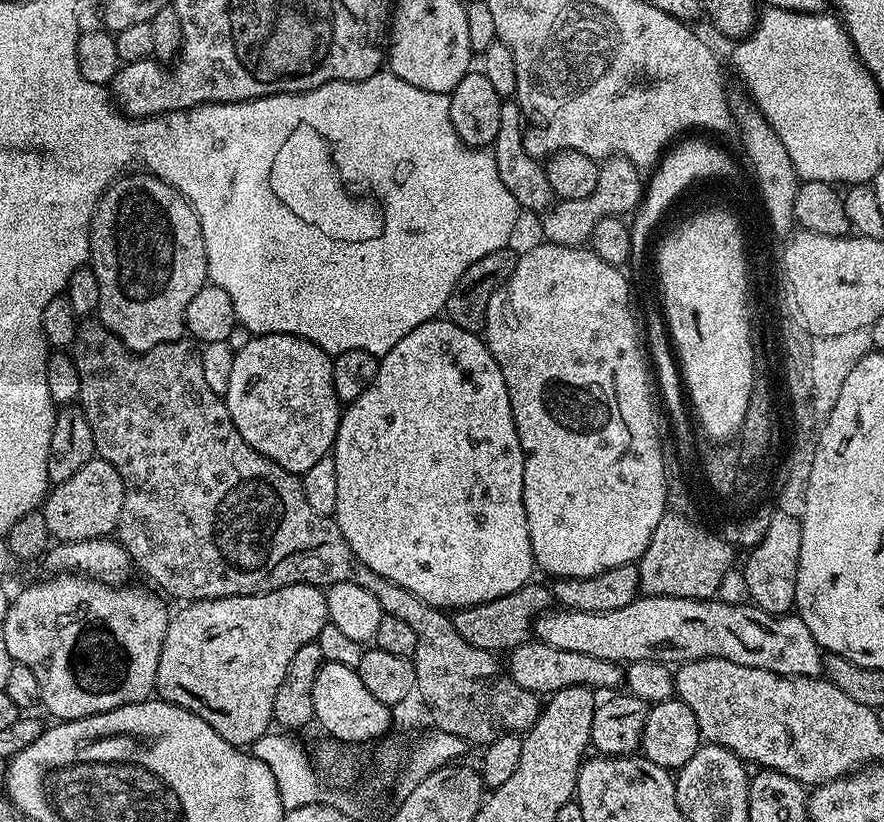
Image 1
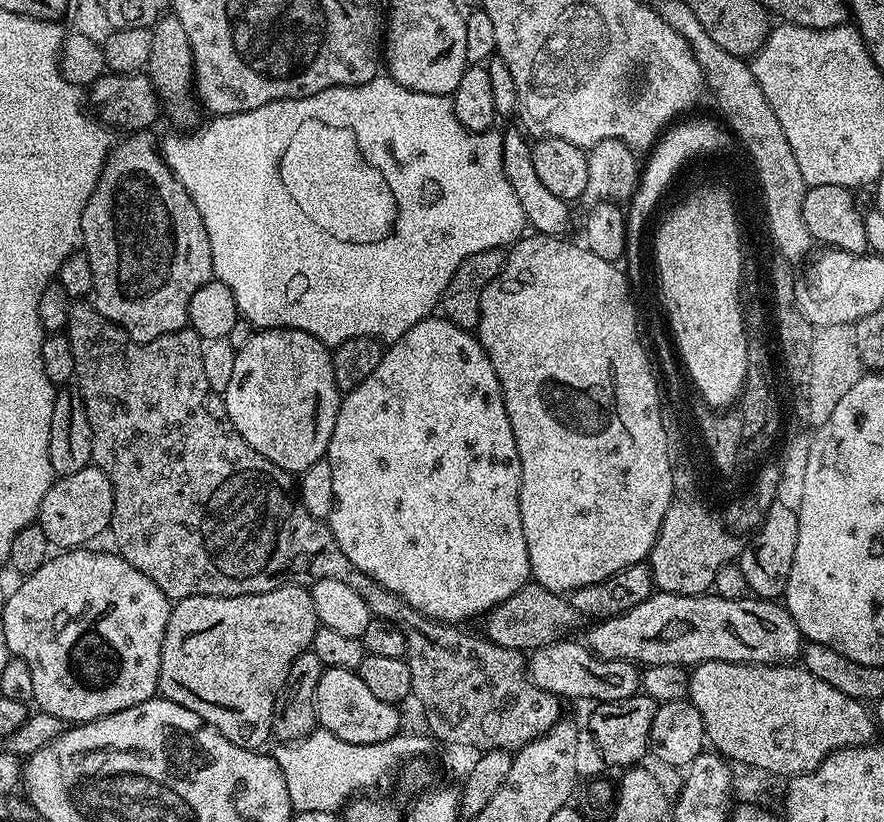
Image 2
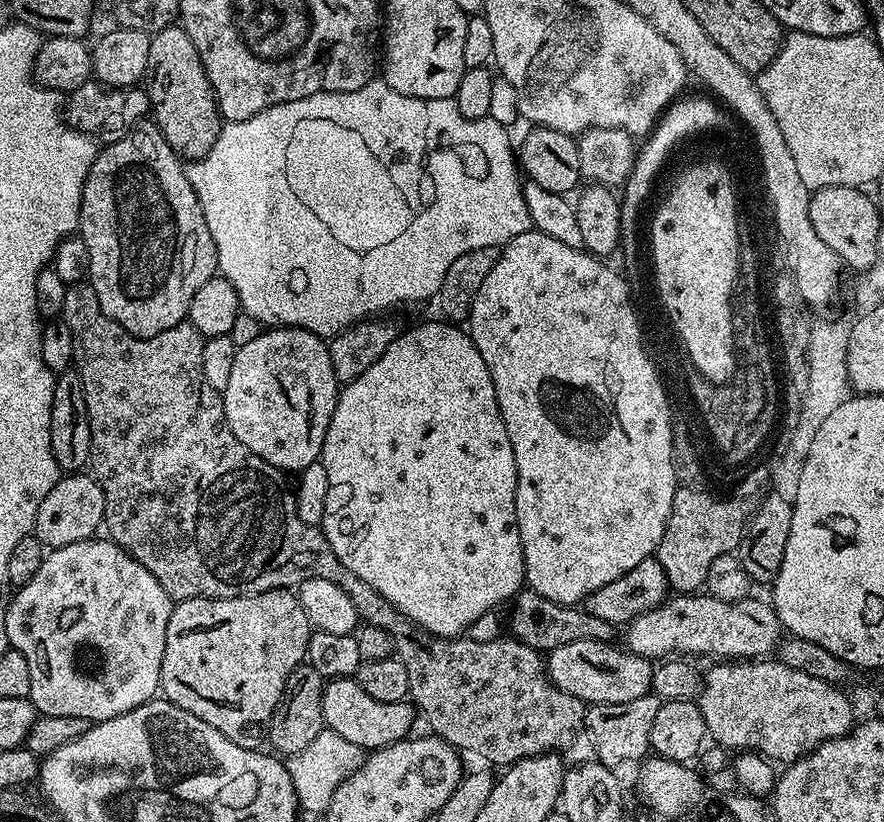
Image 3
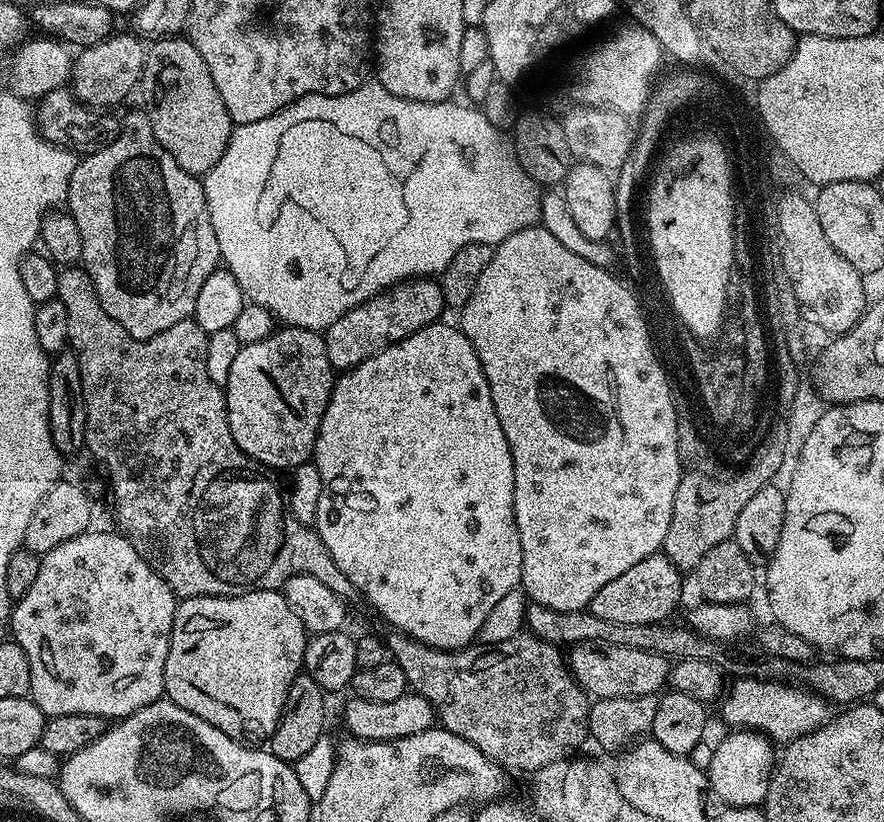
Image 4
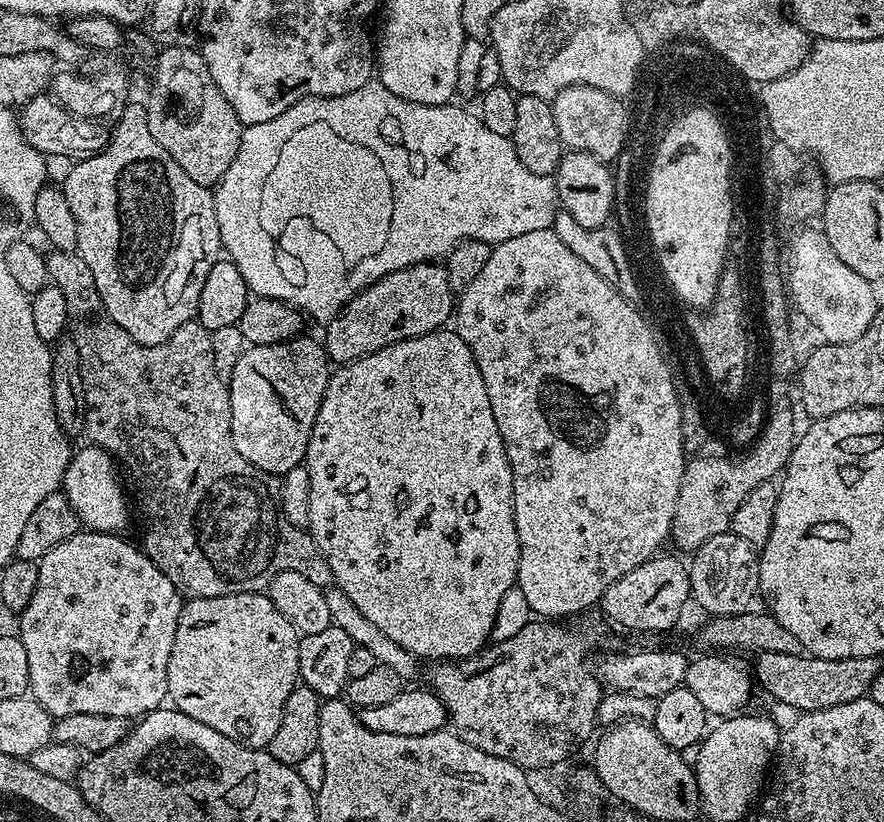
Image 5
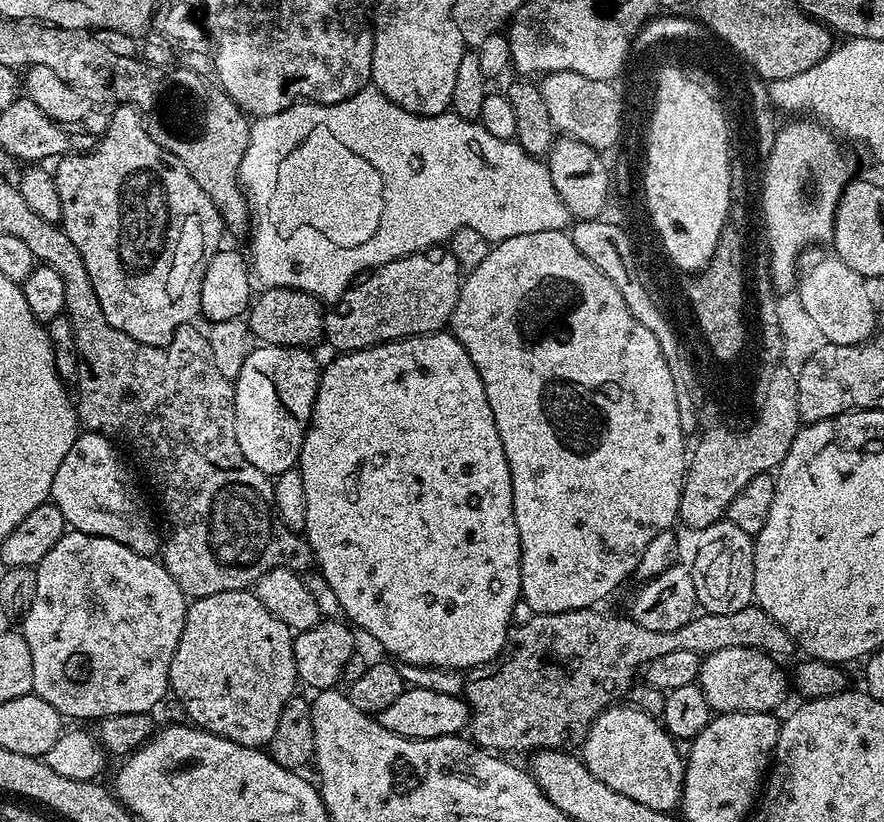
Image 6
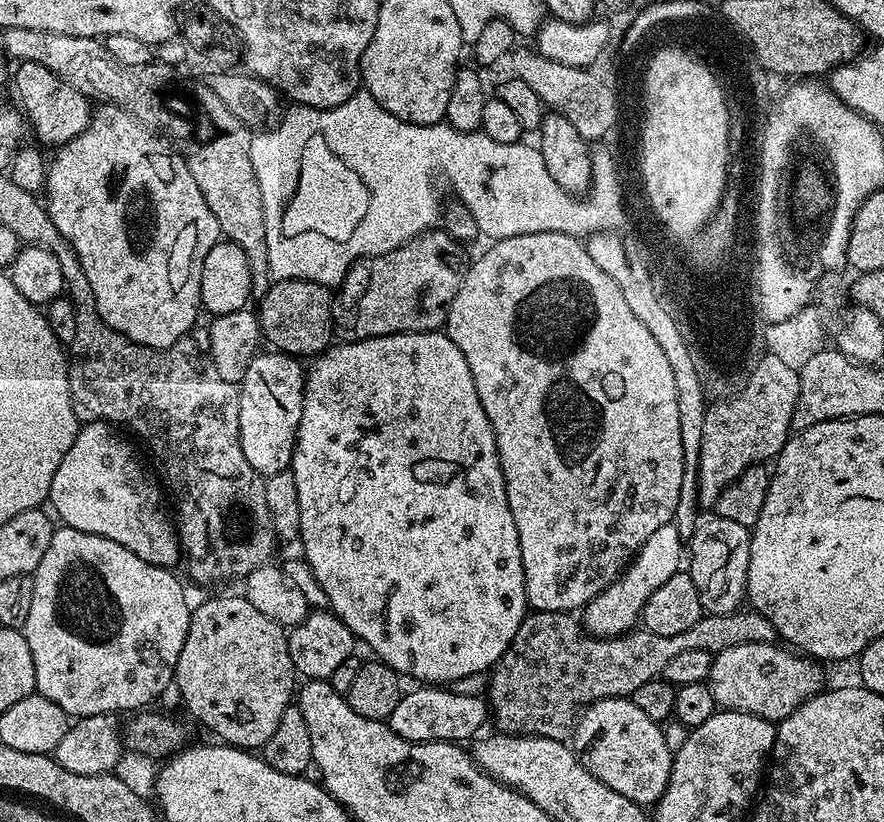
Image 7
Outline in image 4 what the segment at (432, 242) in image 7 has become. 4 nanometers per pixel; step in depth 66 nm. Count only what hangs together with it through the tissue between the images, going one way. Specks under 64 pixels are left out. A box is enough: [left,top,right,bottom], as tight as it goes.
[323,278,445,370]

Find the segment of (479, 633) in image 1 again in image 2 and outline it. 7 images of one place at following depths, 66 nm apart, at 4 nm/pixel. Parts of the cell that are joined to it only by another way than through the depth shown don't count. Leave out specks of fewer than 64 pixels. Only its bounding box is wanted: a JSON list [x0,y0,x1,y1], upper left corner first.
[483,582,582,654]

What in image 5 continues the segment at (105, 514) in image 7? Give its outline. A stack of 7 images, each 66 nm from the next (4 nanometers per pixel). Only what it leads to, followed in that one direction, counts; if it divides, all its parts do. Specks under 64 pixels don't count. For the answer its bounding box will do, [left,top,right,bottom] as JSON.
[62,446,128,533]

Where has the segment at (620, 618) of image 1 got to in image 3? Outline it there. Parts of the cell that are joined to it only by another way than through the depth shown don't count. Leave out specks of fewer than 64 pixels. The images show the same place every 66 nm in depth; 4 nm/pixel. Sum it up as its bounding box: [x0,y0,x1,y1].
[623,594,782,662]

